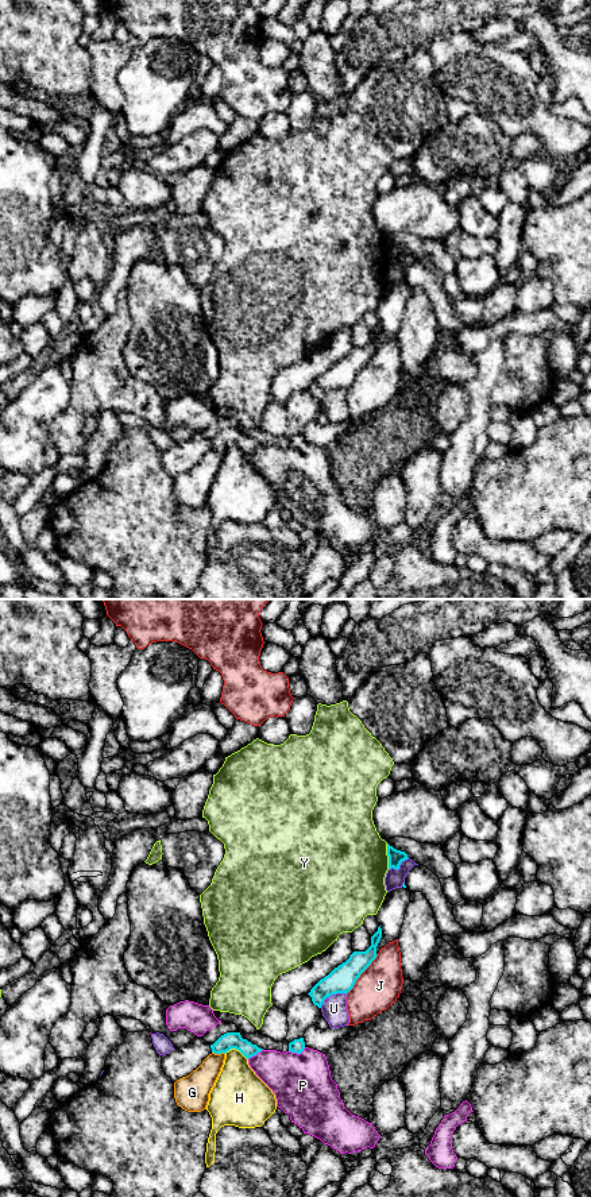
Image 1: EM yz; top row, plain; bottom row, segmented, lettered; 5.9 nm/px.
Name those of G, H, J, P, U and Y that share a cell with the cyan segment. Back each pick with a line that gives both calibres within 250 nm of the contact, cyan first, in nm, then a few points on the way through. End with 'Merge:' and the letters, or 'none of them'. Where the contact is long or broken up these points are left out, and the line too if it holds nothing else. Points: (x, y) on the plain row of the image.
Merge: none of them

